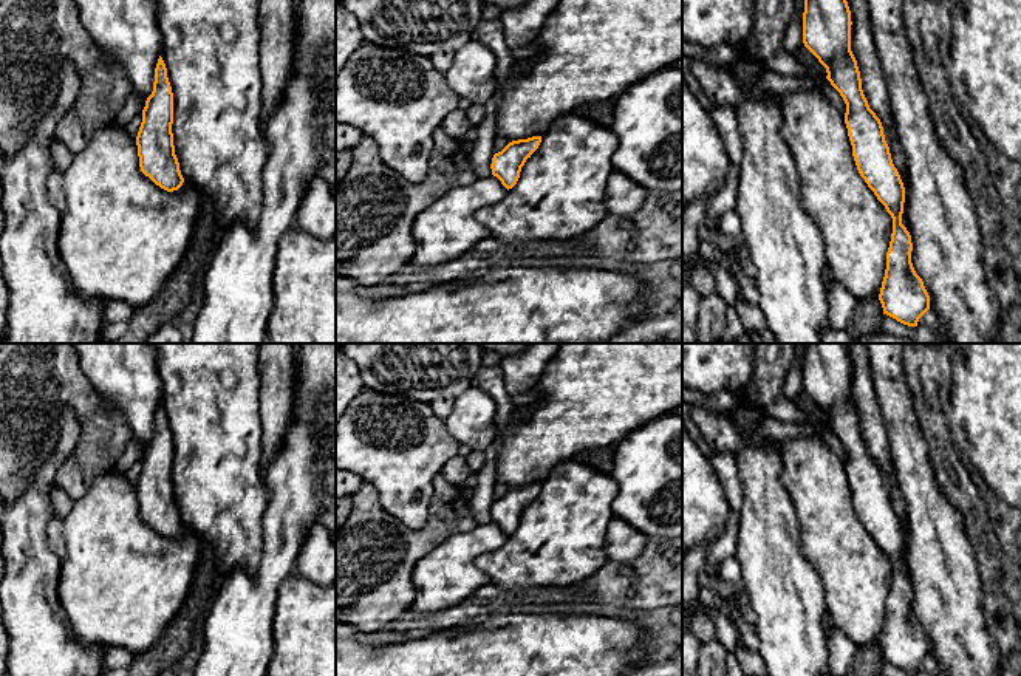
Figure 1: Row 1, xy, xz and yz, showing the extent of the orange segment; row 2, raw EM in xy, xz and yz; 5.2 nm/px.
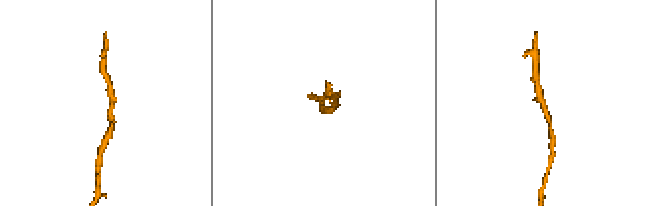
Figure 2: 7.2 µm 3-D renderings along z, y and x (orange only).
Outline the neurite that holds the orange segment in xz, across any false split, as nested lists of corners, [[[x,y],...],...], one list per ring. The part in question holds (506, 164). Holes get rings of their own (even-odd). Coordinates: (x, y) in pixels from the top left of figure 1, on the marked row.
[[[532,136],[528,139],[518,139],[509,142],[501,152],[492,158],[492,175],[497,176],[501,184],[509,190],[518,178],[526,159],[538,149],[541,136]]]

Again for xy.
[[[159,56],[153,91],[145,101],[136,136],[141,172],[167,192],[178,190],[184,178],[173,145],[173,93]]]

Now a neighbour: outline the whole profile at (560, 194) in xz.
[[[574,113],[555,119],[541,136],[538,149],[526,159],[506,198],[481,207],[476,220],[489,229],[490,237],[504,244],[579,237],[608,215],[605,192],[617,144],[611,128]]]

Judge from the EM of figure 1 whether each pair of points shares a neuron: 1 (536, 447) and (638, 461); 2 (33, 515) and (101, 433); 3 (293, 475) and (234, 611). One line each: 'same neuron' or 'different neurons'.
1: different neurons
2: different neurons
3: same neuron

